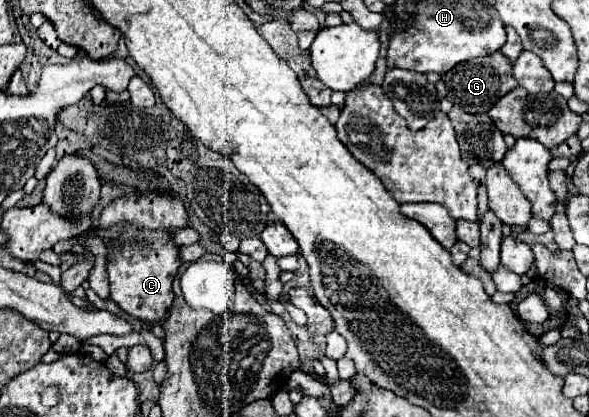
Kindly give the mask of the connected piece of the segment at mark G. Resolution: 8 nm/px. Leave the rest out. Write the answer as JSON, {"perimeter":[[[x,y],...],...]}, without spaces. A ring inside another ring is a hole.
{"perimeter":[[[501,52],[483,56],[483,58],[475,58],[469,62],[463,62],[455,68],[451,68],[445,76],[443,82],[447,86],[447,100],[453,102],[455,108],[467,110],[467,112],[489,112],[489,108],[501,98],[505,96],[509,90],[517,88],[515,78],[511,76],[511,62],[507,58],[503,58]]]}

